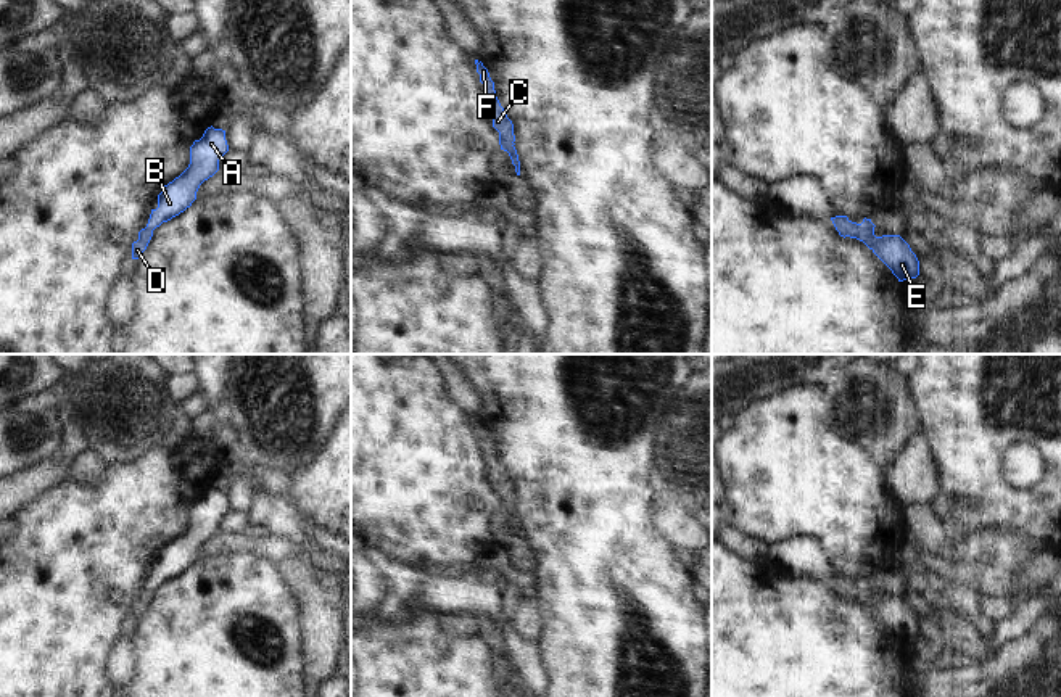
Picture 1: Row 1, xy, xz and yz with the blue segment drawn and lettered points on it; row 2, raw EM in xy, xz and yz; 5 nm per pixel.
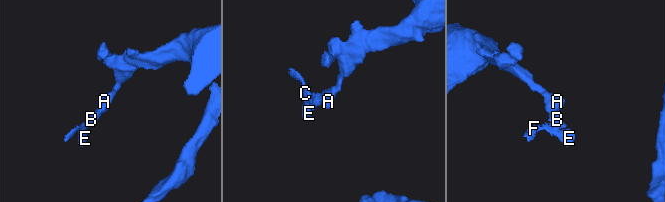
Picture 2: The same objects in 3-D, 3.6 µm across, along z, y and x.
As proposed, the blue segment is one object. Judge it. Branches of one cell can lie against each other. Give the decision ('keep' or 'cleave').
keep

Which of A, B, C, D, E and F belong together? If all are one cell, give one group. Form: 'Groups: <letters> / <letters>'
Groups: A B C D E F

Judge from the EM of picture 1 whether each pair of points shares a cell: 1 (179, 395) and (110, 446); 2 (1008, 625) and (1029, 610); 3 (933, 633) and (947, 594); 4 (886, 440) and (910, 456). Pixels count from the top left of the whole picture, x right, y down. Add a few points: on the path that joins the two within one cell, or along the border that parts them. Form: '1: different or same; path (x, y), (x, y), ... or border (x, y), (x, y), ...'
1: different; border (166, 377), (166, 390), (179, 404)
2: same; path (1013, 625), (1024, 615)
3: different; border (920, 620), (934, 623), (942, 631), (949, 647)
4: different; border (921, 432), (915, 433), (884, 469)

